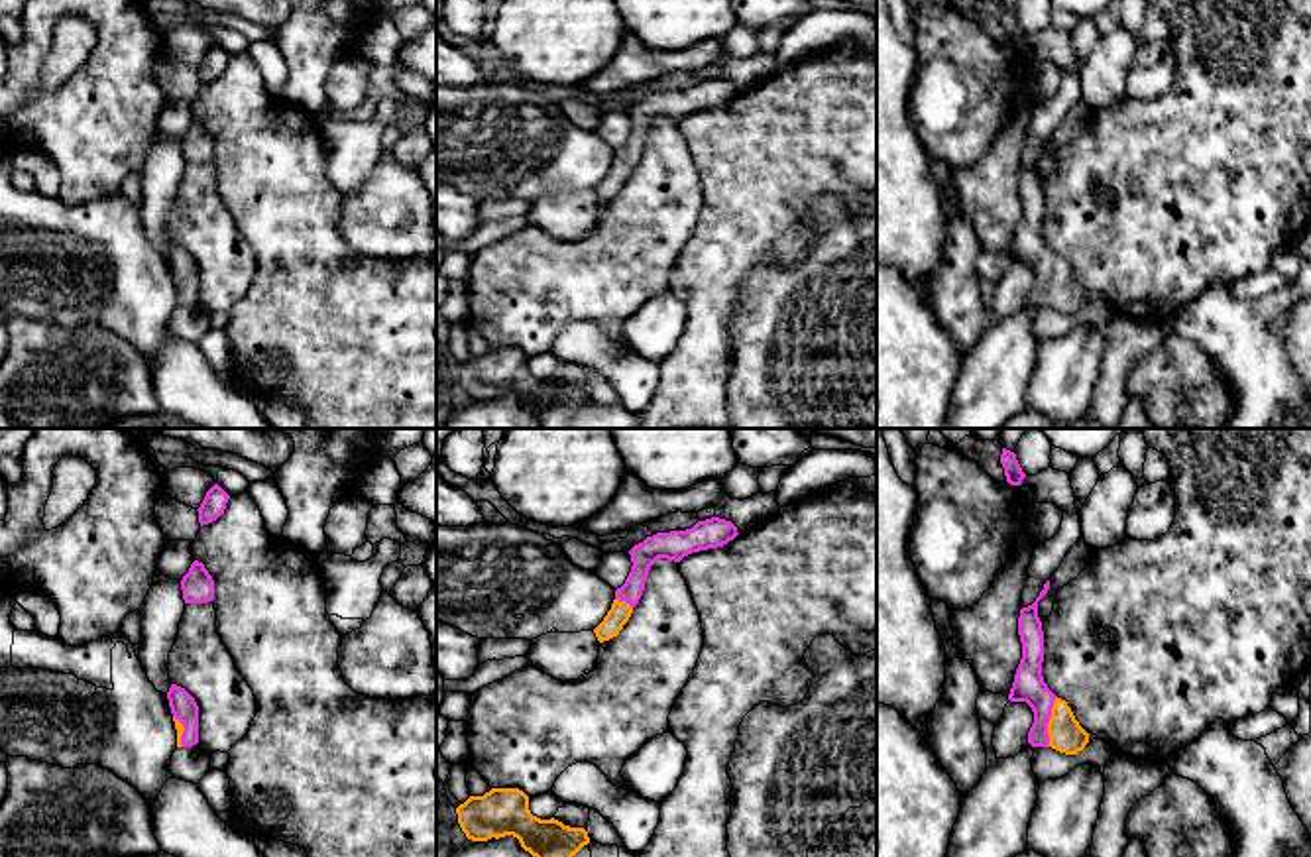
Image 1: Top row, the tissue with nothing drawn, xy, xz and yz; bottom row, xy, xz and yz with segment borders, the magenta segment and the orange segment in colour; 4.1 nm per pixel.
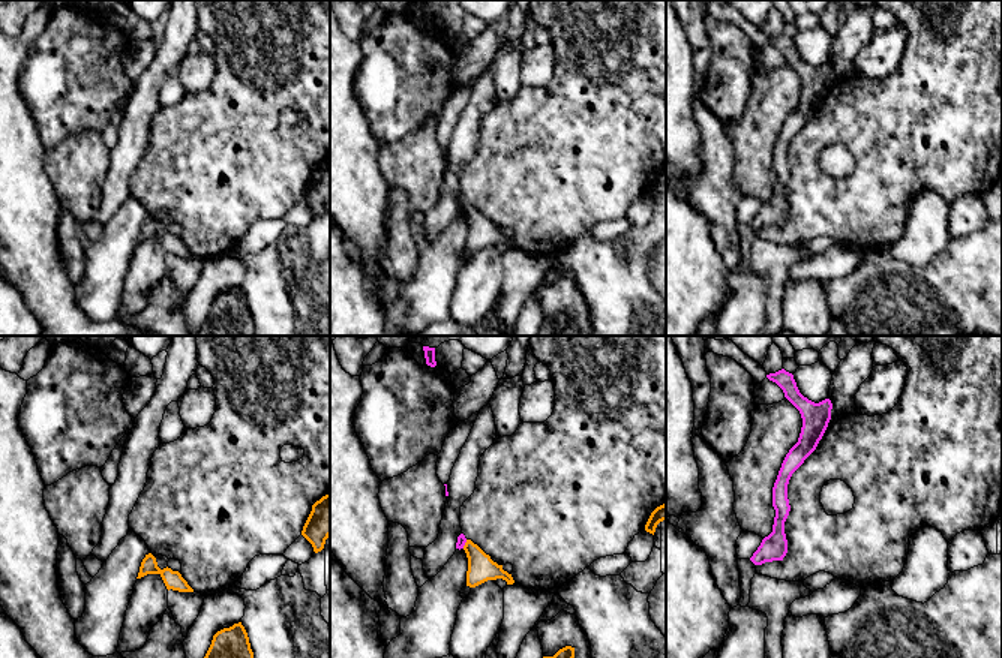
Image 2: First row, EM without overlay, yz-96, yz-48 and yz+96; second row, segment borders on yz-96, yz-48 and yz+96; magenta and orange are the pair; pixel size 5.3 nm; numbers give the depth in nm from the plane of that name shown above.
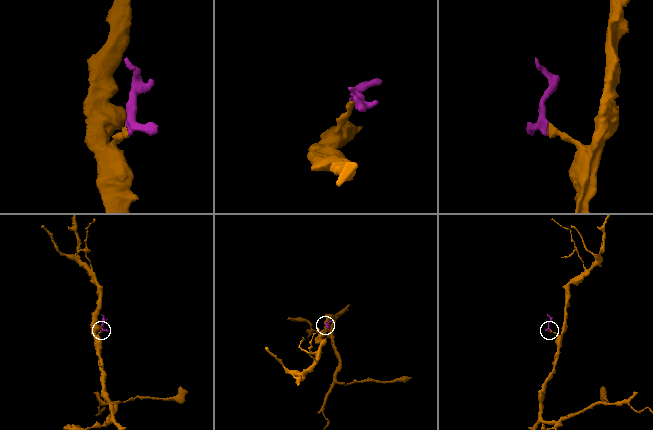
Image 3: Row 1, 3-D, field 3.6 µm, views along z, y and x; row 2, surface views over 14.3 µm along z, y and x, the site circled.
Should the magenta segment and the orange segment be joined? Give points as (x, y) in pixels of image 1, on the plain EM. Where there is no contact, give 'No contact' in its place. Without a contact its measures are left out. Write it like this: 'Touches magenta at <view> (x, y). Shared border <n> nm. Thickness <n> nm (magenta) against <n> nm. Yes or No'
Touches magenta at yz (1048, 282). Shared border 220 nm. Thickness 130 nm (magenta) against 140 nm. Yes

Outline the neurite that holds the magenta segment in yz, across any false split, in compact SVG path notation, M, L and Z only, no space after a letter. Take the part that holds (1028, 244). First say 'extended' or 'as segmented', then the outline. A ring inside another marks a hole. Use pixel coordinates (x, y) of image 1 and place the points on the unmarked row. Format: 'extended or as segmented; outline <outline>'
extended; outline M1050 140L1036 161L1020 169L1018 195L1022 218L1008 254L1010 261L1026 261L1034 271L1028 291L1032 307L1052 307L1065 314L1077 314L1089 303L1089 293L1079 285L1065 259L1057 257L1042 236L1044 191L1038 177L1038 161L1048 153Z

